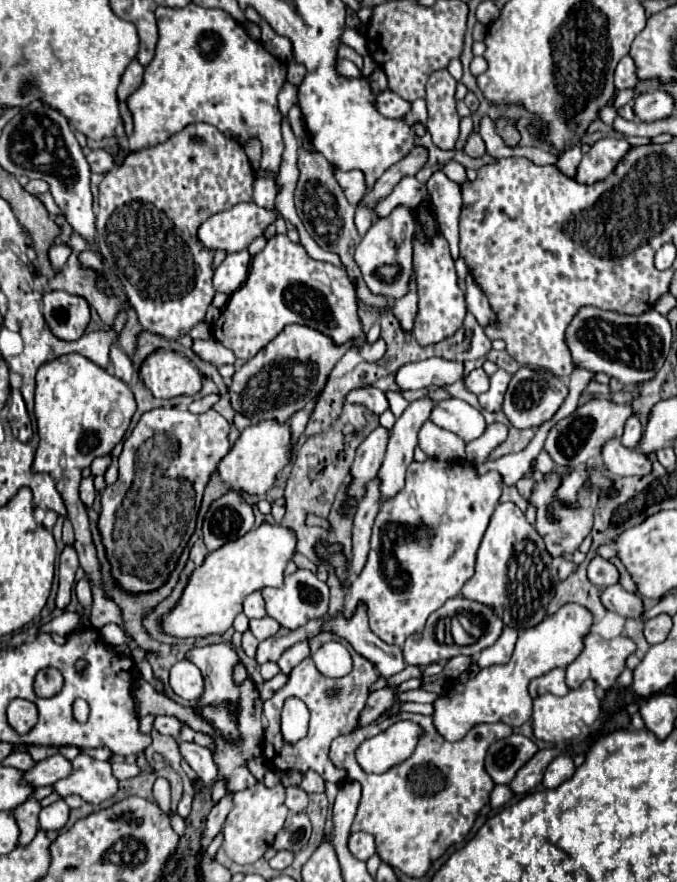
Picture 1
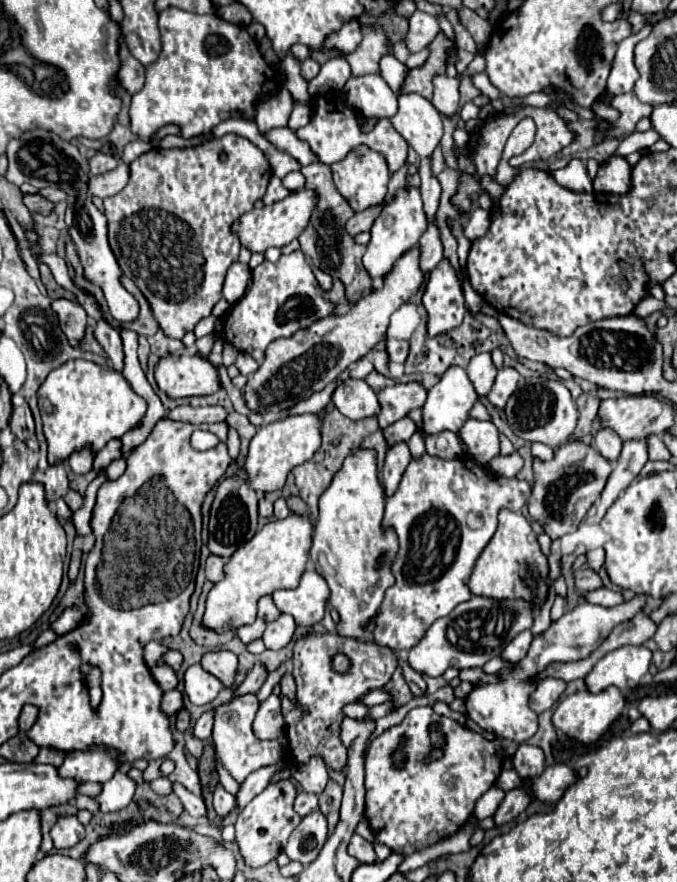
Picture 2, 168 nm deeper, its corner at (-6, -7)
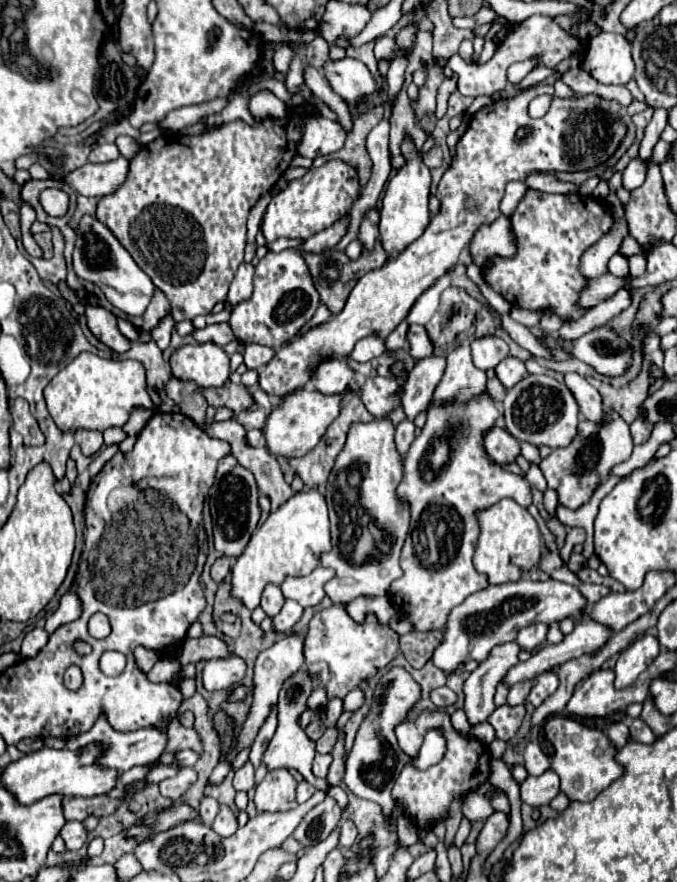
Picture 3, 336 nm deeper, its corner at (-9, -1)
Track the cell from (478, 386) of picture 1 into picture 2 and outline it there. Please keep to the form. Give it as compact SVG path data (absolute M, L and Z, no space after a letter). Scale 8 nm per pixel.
M479 353L475 355L469 365L467 365L467 375L475 387L475 391L483 397L489 393L493 381L495 381L495 375L497 375L497 367L493 365L493 359L491 359L491 353Z

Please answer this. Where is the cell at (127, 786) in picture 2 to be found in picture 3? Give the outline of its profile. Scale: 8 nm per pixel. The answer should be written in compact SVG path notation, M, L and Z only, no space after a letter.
M184 749L184 751L178 751L178 753L174 755L174 763L172 763L172 765L192 767L196 761L198 761L198 755L196 755L192 749Z

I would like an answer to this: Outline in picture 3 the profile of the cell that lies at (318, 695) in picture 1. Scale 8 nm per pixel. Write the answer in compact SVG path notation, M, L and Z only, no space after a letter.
M332 605L318 611L306 629L304 637L304 659L308 673L316 679L318 687L326 689L328 699L344 699L362 681L374 677L398 655L398 633L388 625L378 625L372 615L366 617L364 625L352 621L344 605Z

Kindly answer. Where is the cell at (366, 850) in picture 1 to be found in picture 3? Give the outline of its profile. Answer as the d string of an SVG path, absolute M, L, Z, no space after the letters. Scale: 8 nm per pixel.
M344 821L342 825L342 835L340 835L340 847L344 849L350 849L358 839L358 829L352 821Z

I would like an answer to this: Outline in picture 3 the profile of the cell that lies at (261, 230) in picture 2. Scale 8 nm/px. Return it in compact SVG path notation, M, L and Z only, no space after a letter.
M328 161L322 167L312 167L304 177L290 181L284 191L272 197L270 205L264 211L262 233L268 243L280 237L308 239L314 233L330 227L330 223L338 221L342 215L346 215L356 199L358 179L354 167L342 161Z

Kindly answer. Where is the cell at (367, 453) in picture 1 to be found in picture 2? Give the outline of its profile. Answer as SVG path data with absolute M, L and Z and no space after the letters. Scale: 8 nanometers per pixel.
M403 417L399 419L395 425L385 429L385 437L389 441L389 445L399 443L399 441L409 441L409 437L415 433L415 423L411 421L411 417Z

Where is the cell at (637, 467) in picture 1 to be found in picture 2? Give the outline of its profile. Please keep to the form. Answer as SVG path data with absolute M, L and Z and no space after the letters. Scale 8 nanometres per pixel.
M599 429L595 433L595 445L605 459L617 461L617 457L619 457L619 435L613 429Z

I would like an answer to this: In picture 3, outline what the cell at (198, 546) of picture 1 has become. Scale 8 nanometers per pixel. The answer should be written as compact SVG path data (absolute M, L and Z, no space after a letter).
M218 557L216 563L212 565L212 579L216 583L220 583L228 573L230 573L230 559L228 557Z

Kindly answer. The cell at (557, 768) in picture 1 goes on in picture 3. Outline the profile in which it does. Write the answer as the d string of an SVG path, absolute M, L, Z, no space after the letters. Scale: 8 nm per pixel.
M548 769L546 773L534 777L528 775L522 783L520 783L520 793L522 793L522 801L532 805L532 807L540 807L540 805L548 805L560 791L560 777Z

